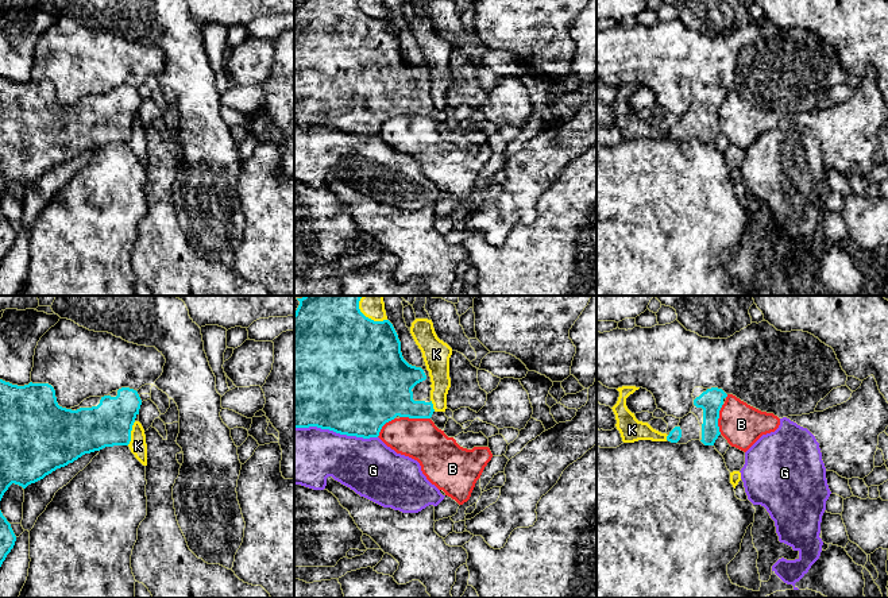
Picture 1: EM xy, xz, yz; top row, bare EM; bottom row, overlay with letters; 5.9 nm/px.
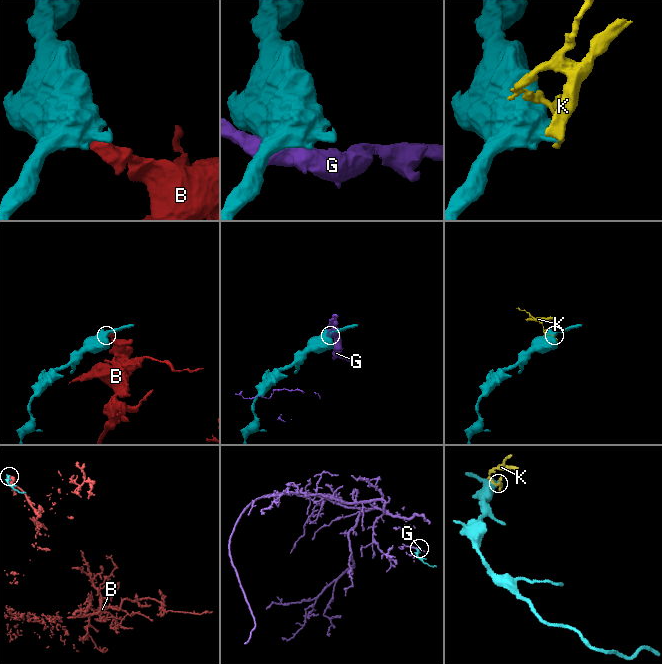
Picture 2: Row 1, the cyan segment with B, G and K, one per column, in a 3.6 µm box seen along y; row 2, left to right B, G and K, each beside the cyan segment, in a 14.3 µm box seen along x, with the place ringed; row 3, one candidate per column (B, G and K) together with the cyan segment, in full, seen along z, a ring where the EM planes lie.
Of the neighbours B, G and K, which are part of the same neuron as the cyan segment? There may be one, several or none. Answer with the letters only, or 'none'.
none

